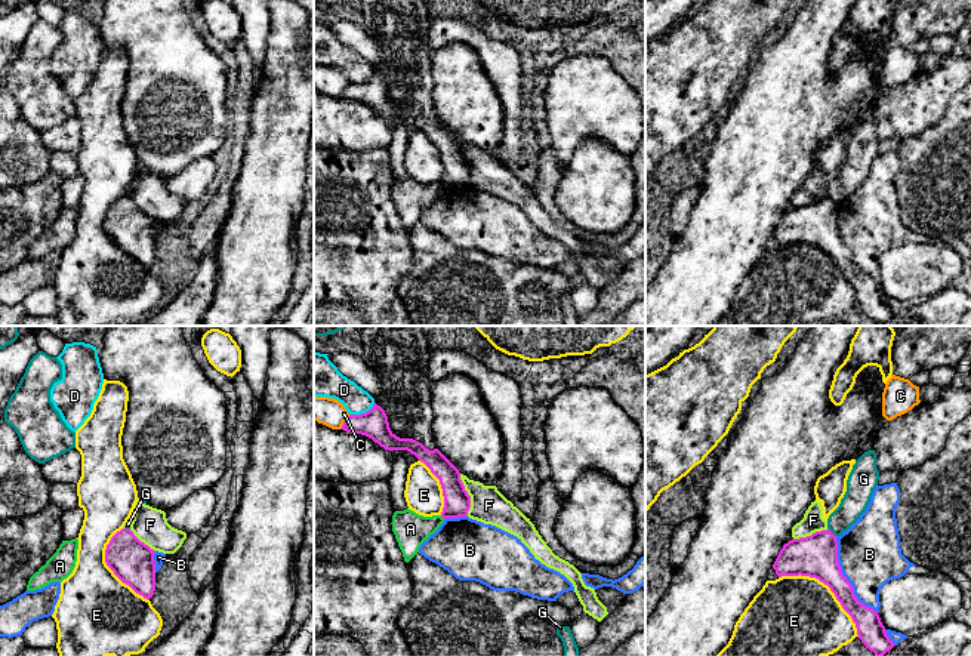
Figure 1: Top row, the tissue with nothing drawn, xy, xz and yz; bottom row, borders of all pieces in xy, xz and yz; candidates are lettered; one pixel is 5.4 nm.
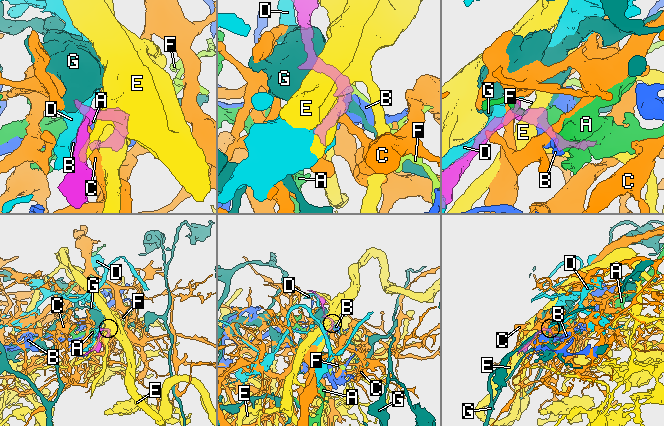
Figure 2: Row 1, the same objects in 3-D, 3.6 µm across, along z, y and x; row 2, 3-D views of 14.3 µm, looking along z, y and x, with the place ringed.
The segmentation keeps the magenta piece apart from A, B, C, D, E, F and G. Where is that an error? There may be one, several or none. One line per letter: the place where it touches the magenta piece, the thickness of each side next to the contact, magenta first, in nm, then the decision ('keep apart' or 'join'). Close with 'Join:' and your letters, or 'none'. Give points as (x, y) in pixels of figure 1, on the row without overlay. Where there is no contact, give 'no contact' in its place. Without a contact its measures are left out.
A: xz (443, 185) | 140/190 nm | keep apart
B: yz (845, 246) | 240/340 nm | keep apart
C: xz (344, 91) | 160/150 nm | keep apart
D: xz (361, 82) | 160/160 nm | keep apart
E: yz (828, 253) | 240/480 nm | keep apart
F: xz (468, 163) | 140/190 nm | keep apart
G: yz (831, 200) | 240/140 nm | keep apart
Join: none

